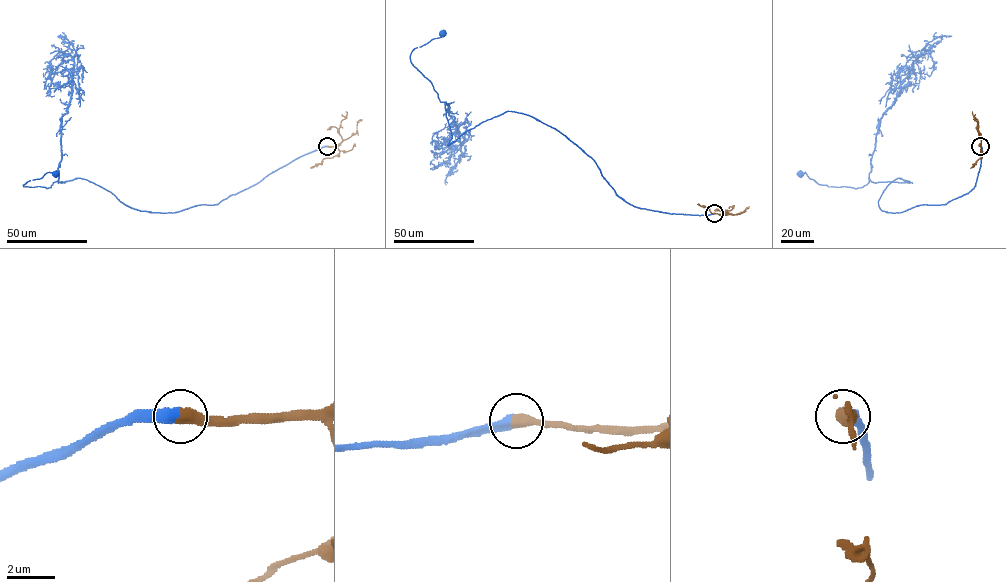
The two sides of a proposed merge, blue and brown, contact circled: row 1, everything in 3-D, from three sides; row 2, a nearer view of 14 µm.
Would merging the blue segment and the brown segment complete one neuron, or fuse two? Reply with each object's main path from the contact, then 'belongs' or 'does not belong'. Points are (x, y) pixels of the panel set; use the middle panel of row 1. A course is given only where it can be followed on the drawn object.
blue runs (714, 213), (633, 206), (575, 144), (519, 113), (484, 121), (448, 145), (445, 103), (410, 57), (442, 33); brown runs (714, 213), (727, 215), (712, 213), (698, 203); belongs

